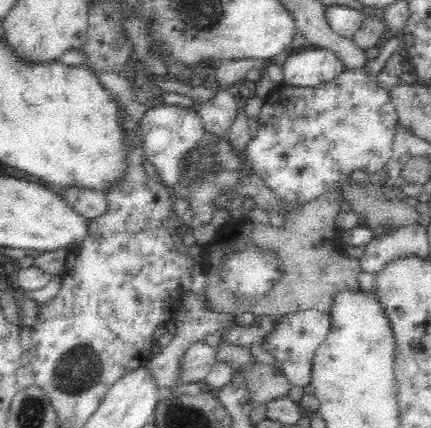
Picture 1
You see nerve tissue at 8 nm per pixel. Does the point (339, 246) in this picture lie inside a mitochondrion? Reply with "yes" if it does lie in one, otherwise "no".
no

